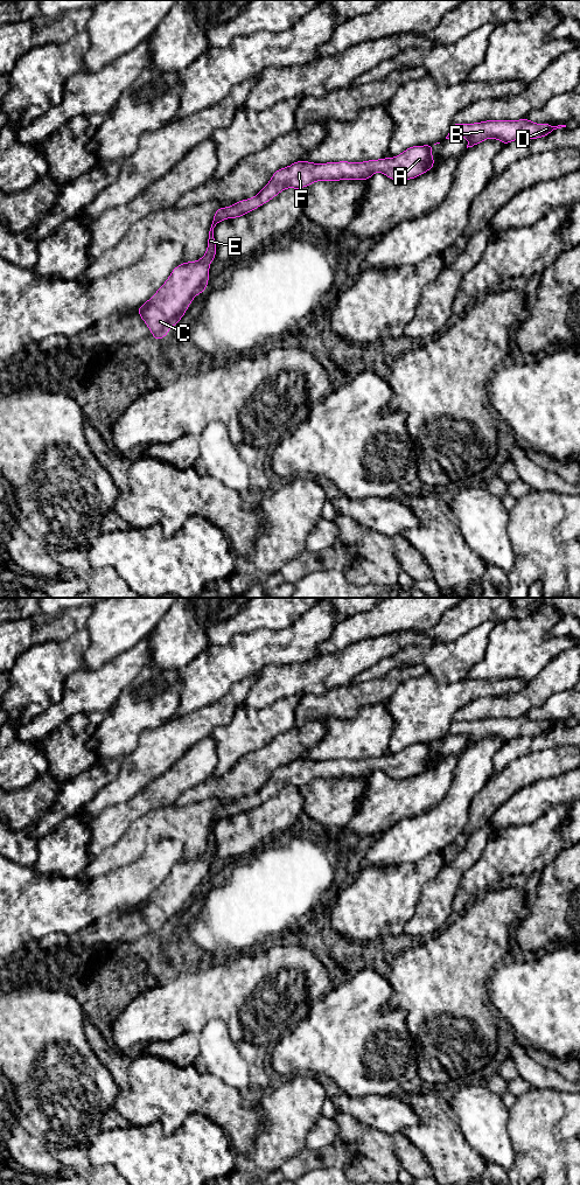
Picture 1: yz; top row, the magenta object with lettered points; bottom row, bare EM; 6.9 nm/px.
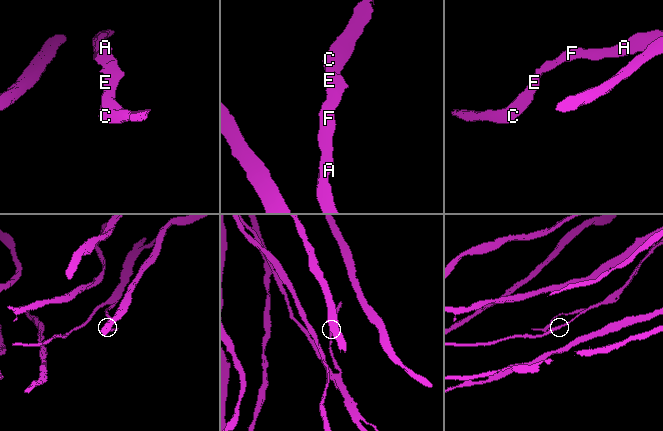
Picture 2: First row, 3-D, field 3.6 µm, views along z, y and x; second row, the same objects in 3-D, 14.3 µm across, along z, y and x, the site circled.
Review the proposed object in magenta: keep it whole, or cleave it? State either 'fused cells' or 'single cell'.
single cell

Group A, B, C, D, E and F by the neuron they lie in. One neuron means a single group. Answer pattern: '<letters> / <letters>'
A B C D E F

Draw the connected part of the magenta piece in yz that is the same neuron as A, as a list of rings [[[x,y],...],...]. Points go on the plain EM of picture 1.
[[[412,744],[398,754],[363,760],[314,761],[300,758],[278,767],[257,794],[228,806],[219,804],[214,813],[205,852],[197,859],[176,864],[156,891],[138,906],[138,912],[152,929],[154,939],[163,936],[180,920],[193,897],[205,888],[210,860],[216,853],[214,825],[221,818],[244,814],[287,786],[300,788],[315,779],[369,778],[377,769],[394,779],[414,776],[434,765],[433,744]]]

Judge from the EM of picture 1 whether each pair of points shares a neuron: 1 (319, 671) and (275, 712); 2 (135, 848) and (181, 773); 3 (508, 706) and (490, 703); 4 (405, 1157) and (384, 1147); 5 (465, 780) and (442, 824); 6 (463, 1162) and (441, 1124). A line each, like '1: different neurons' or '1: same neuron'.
1: different neurons
2: different neurons
3: same neuron
4: different neurons
5: same neuron
6: same neuron

